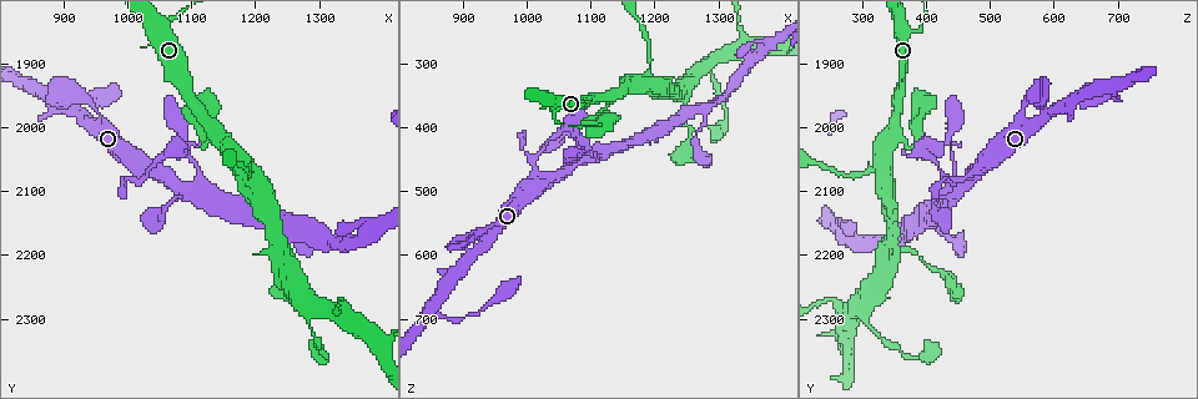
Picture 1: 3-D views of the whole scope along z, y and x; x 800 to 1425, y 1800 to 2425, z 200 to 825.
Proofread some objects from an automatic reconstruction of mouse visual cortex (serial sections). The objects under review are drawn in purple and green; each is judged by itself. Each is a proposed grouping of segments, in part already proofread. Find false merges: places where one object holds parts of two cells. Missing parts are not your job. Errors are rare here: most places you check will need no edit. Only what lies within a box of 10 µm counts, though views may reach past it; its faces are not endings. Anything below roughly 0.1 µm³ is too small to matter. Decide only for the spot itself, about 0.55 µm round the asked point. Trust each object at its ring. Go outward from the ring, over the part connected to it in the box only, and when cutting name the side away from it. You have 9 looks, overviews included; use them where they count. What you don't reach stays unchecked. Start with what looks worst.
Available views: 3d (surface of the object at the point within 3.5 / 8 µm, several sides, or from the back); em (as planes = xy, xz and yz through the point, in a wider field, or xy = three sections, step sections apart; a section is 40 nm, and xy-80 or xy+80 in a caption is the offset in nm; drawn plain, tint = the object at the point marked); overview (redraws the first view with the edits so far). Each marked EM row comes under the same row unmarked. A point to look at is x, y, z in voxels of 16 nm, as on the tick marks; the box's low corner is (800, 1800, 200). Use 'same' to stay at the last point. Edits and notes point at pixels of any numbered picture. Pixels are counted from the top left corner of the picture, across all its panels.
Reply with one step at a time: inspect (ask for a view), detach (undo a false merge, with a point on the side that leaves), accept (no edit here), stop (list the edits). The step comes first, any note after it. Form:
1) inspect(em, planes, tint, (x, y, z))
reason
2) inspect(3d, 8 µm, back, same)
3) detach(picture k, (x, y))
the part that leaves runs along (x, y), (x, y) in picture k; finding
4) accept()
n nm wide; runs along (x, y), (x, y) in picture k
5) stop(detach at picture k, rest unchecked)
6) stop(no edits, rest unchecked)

inspect(3d, 3.5 µm, (1190, 2070, 335))

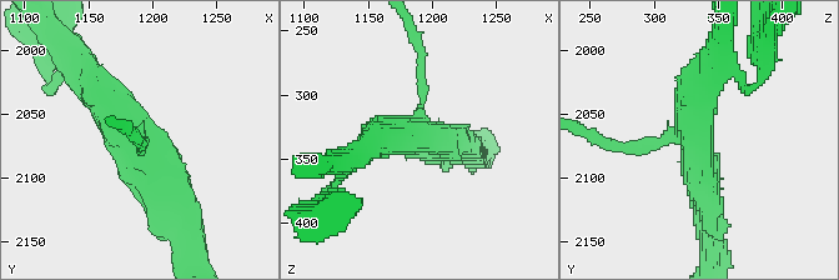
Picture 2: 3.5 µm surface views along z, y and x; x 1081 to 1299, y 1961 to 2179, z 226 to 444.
inspect(em, planes, tint, (1190, 2070, 330))
3 arms; arms of 150, 400, 450 nm; now the EM

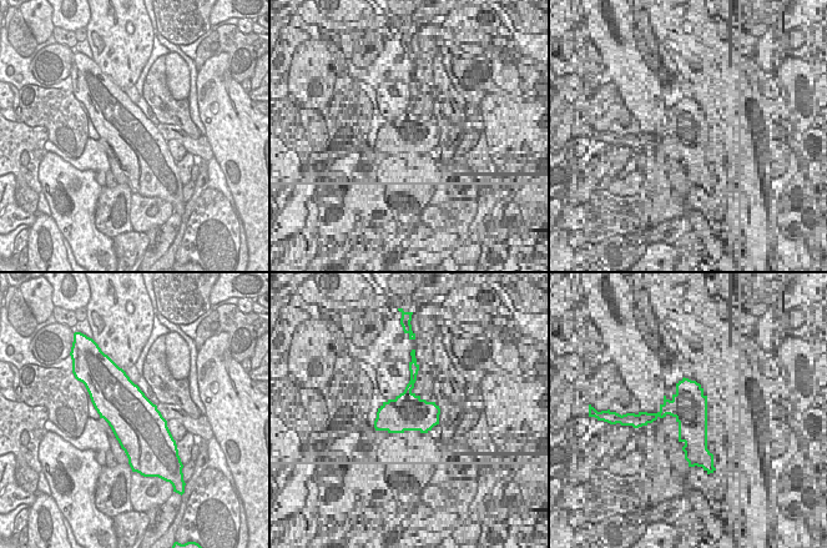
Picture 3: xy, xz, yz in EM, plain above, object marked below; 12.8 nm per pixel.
accept()
runs along (84, 76), (152, 149), (180, 206) in picture 2; continuous, no second cell

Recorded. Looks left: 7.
inspect(3d, 3.5 µm, (1015, 2090, 440))
sharp bend

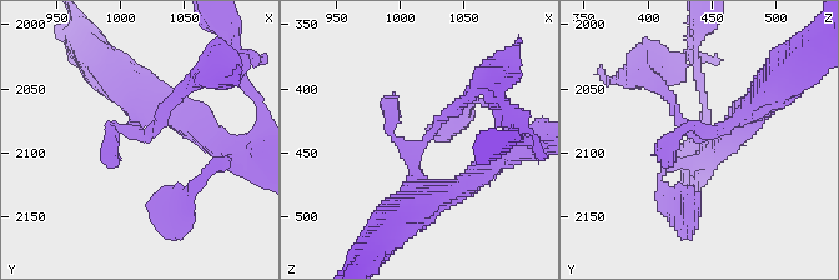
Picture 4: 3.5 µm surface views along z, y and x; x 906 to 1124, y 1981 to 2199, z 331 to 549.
inspect(em, xy, step 5, tint, (1020, 2086, 442))

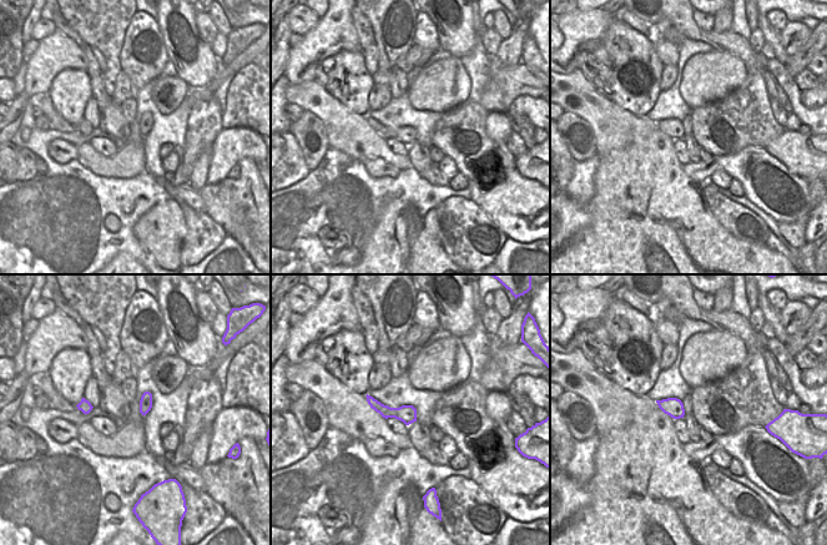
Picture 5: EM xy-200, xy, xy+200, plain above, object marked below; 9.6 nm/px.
accept()
170 nm wide; runs along (371, 400), (386, 412), (413, 418) in picture 5; one cell here

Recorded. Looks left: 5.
inspect(3d, 8 µm, (855, 1940, 680))
branch point

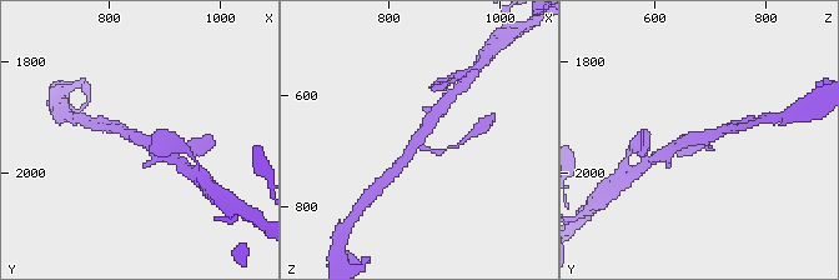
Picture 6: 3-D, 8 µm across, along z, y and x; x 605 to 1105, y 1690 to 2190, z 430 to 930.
inspect(3d, 3.5 µm, same)
closer look

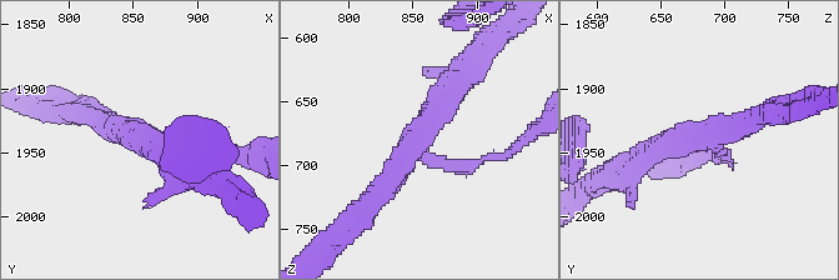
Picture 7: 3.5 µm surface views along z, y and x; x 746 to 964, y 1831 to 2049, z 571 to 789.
inspect(em, xy, step 5, tint, (856, 1940, 678))
3 arms; arms of 150, 300, 300 nm

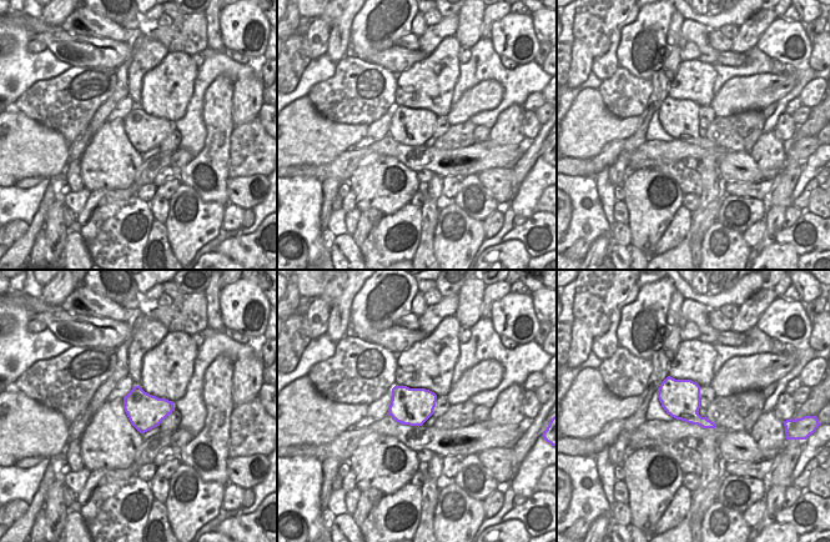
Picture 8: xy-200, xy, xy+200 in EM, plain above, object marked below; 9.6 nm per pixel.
accept()
continuous, no second cell

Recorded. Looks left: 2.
stop(no edits, rest unchecked)

